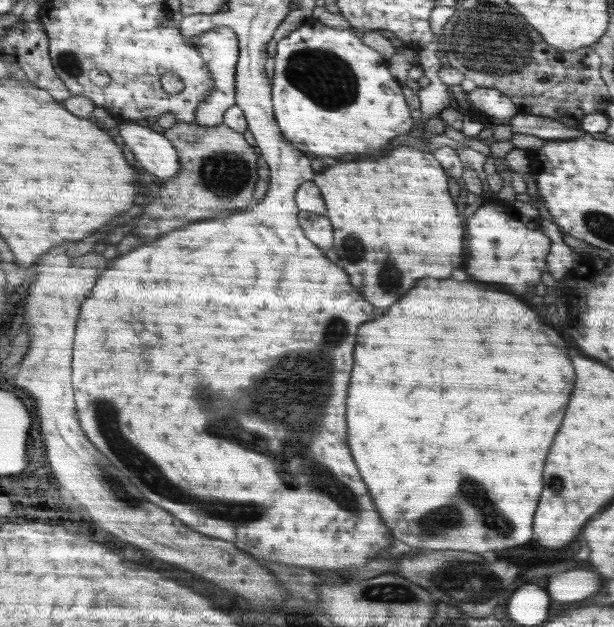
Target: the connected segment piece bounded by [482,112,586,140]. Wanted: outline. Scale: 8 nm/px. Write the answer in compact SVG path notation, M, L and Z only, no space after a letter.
M518 112L508 120L498 120L494 117L488 117L482 120L484 128L492 128L498 124L507 123L511 126L513 134L532 134L545 140L562 139L570 140L584 136L585 130L581 127L570 128L560 121L544 115L533 115Z

